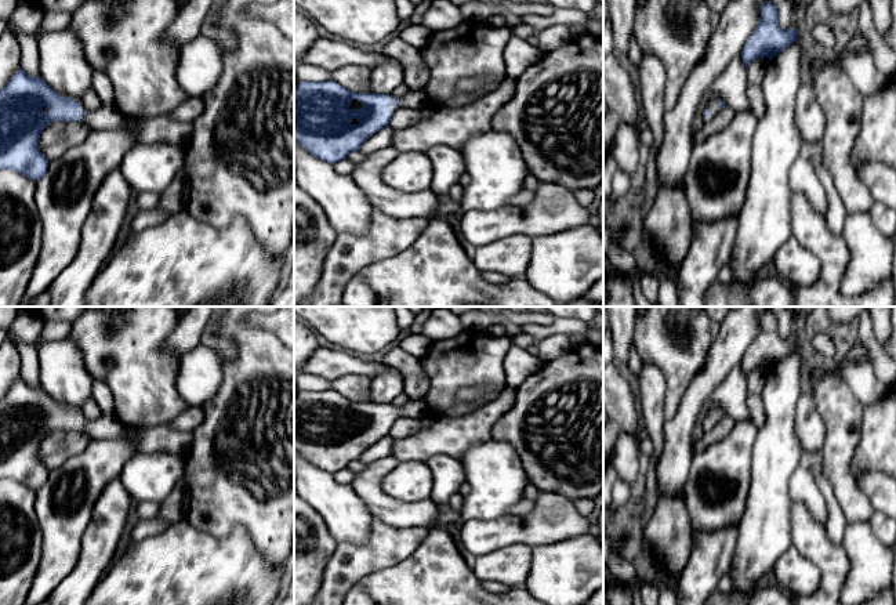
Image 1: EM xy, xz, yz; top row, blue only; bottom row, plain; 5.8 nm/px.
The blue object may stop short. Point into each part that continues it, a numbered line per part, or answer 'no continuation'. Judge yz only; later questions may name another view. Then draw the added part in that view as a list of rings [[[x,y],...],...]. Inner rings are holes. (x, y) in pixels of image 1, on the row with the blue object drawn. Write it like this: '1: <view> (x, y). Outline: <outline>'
1: yz (713, 105). Outline: [[[718,99],[707,102],[707,105],[703,111],[703,115],[701,115],[701,122],[704,124],[710,123],[717,116],[718,112],[719,112],[719,101]]]

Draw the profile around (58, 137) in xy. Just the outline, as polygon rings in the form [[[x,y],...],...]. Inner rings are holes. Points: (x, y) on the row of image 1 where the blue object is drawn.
[[[57,120],[43,130],[37,148],[51,162],[81,144],[88,133],[90,127],[84,123]]]

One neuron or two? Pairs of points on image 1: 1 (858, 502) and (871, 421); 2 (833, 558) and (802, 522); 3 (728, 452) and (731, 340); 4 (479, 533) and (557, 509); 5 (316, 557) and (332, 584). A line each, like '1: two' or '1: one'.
1: two
2: one
3: two
4: one
5: two

